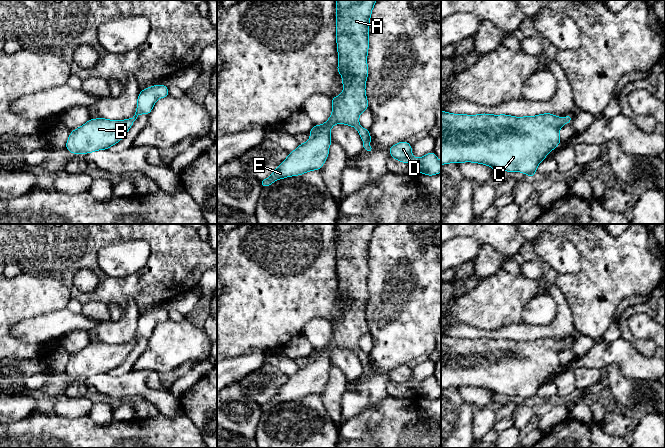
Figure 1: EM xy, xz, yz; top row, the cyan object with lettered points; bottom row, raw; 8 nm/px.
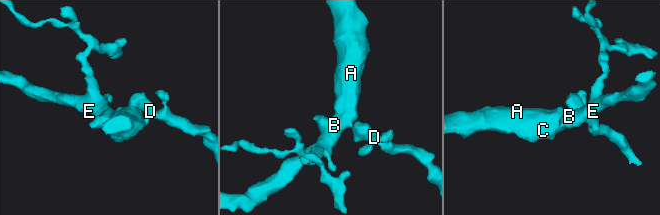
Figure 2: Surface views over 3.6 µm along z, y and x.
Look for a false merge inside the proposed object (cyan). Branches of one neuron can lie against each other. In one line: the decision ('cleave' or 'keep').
keep

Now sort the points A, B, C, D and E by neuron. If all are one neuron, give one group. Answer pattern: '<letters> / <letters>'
A B C D E

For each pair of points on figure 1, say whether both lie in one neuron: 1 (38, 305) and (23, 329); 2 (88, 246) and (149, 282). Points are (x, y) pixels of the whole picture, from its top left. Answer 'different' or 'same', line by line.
1: different
2: same

